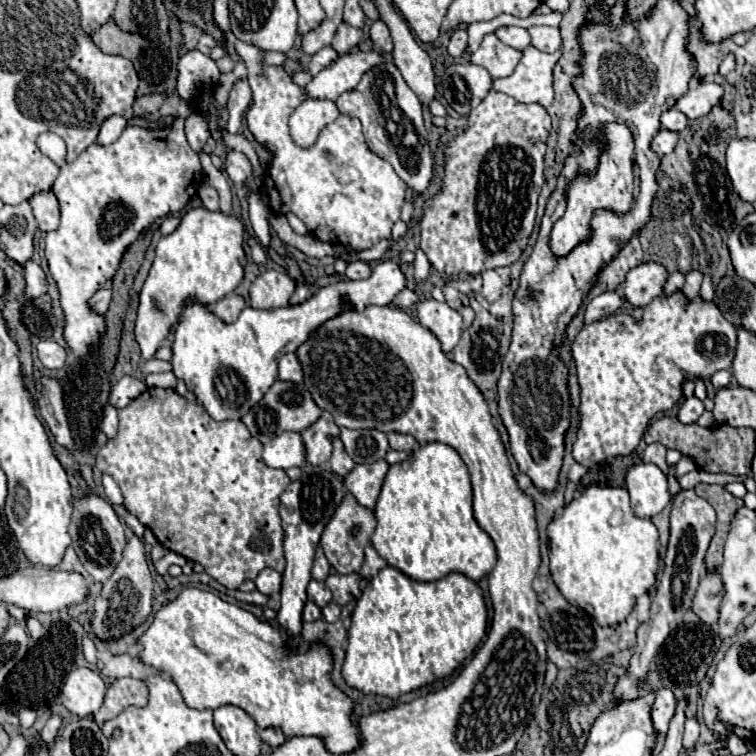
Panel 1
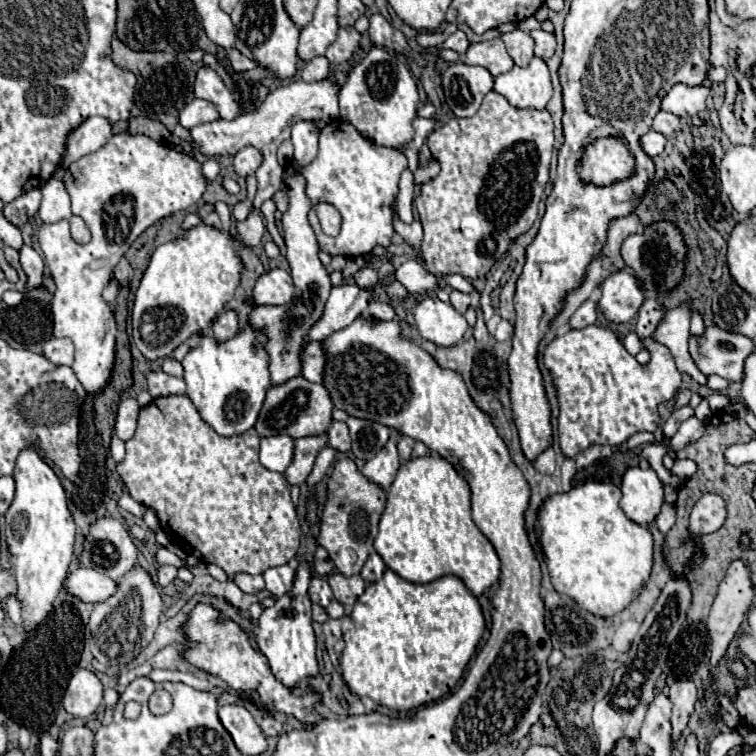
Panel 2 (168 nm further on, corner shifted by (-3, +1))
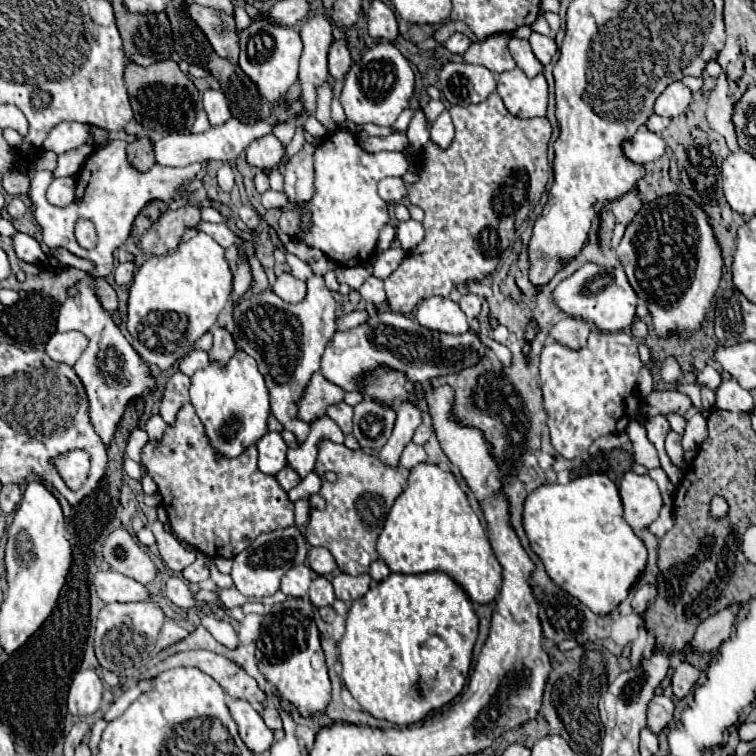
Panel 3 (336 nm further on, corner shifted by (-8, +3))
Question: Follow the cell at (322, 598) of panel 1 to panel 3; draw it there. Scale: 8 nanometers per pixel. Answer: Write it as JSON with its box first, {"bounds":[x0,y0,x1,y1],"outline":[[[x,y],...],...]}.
{"bounds":[310,577,334,607],"outline":[[[316,577],[310,587],[310,601],[314,607],[328,607],[334,603],[334,587],[326,577]]]}

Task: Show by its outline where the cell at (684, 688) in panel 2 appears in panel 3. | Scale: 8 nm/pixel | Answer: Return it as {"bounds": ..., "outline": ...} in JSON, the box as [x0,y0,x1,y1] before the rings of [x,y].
{"bounds":[672,663,700,699],"outline":[[[680,663],[672,675],[674,697],[684,699],[692,691],[692,687],[696,685],[698,679],[700,679],[700,671],[696,667],[692,667],[690,663]]]}

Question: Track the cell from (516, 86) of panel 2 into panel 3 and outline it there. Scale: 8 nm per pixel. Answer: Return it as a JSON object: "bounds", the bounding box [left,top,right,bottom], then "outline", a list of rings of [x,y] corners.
{"bounds":[498,67,548,117],"outline":[[[518,67],[498,77],[498,93],[506,109],[516,117],[544,117],[548,103],[548,83],[544,73],[528,79]]]}

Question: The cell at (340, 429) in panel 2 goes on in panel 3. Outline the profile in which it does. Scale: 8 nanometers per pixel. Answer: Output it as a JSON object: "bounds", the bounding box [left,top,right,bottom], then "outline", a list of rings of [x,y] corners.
{"bounds":[326,401,352,435],"outline":[[[344,401],[338,403],[338,405],[328,407],[328,413],[326,415],[332,421],[336,421],[336,425],[344,431],[344,435],[350,435],[352,433],[352,407],[348,407]]]}

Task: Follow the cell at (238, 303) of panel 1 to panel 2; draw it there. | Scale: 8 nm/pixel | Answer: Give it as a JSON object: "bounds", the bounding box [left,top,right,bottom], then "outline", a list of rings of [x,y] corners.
{"bounds":[211,311,239,343],"outline":[[[223,311],[211,325],[213,337],[219,343],[231,339],[237,333],[237,327],[239,327],[239,321],[237,321],[237,313],[235,311]]]}

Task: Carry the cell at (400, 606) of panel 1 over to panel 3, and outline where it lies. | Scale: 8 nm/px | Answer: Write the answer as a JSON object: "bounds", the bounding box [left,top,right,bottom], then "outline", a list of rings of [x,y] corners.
{"bounds":[338,573,478,725],"outline":[[[390,573],[388,579],[384,579],[382,583],[374,583],[368,593],[354,601],[348,617],[346,617],[346,633],[338,643],[338,653],[340,653],[340,663],[342,663],[342,679],[346,689],[352,693],[352,697],[364,707],[364,711],[368,711],[370,715],[374,715],[376,719],[386,719],[394,725],[410,725],[420,721],[428,711],[432,709],[440,709],[442,705],[450,703],[456,695],[460,695],[460,691],[466,685],[468,679],[468,671],[470,671],[470,661],[472,661],[472,649],[478,637],[478,615],[474,611],[474,603],[472,599],[466,595],[466,591],[446,573],[422,573],[422,575],[404,575],[404,573]]]}

